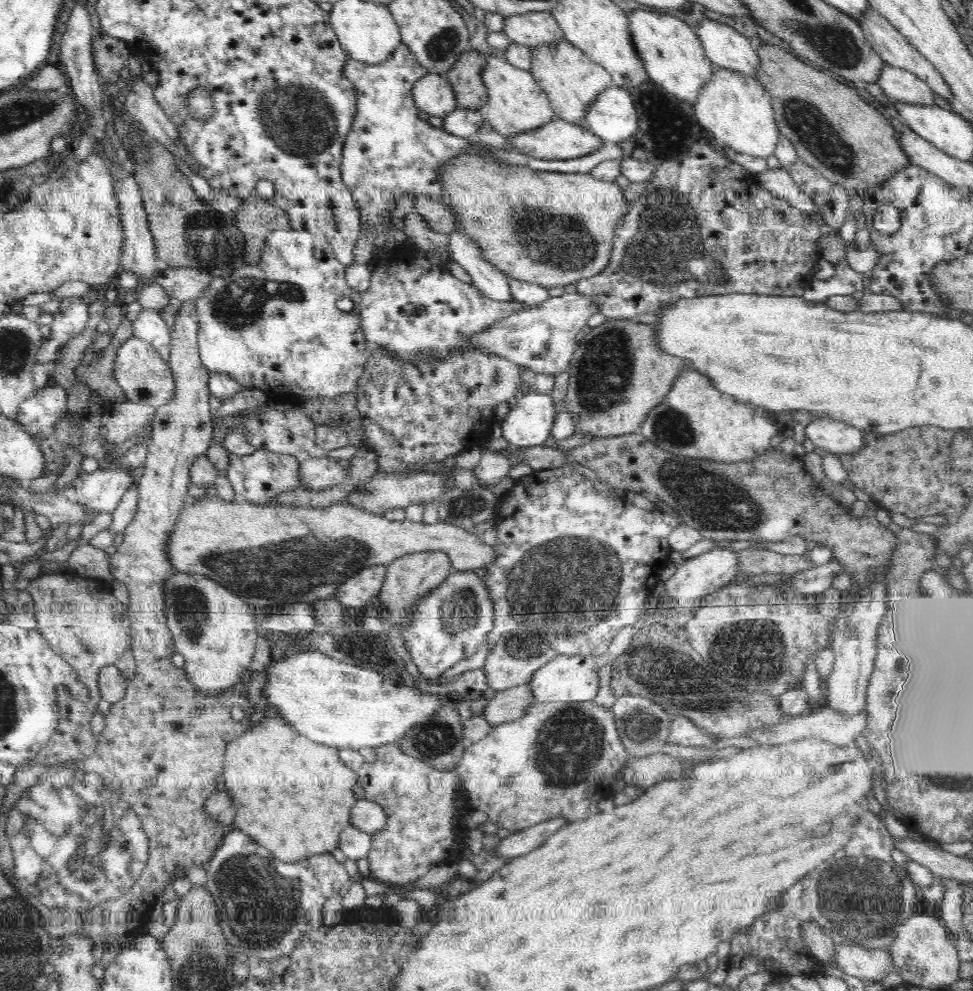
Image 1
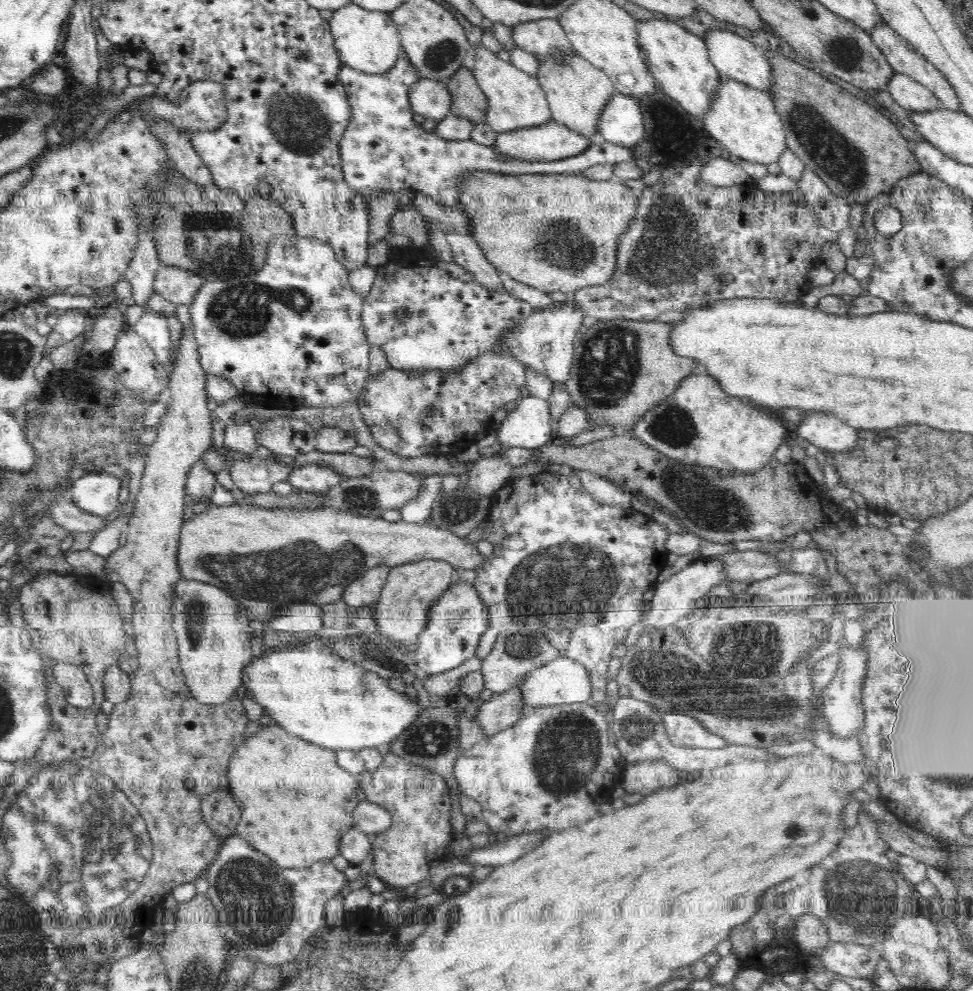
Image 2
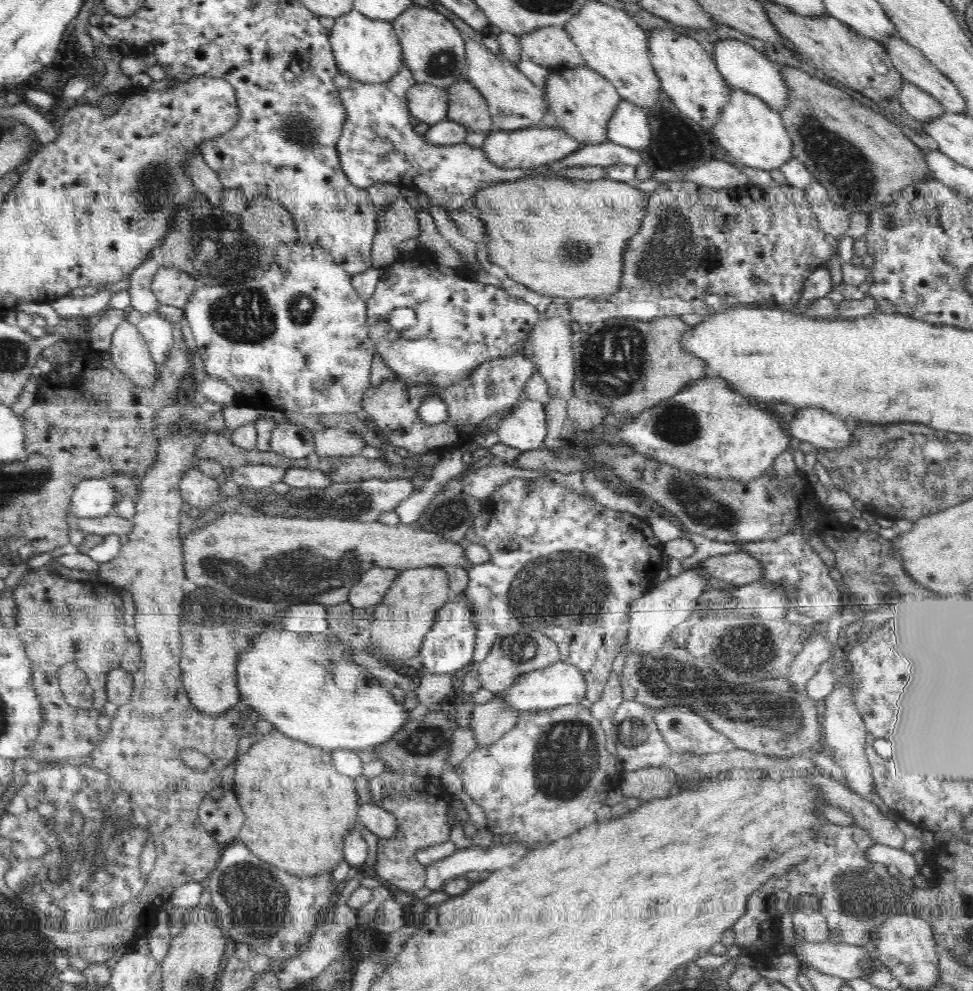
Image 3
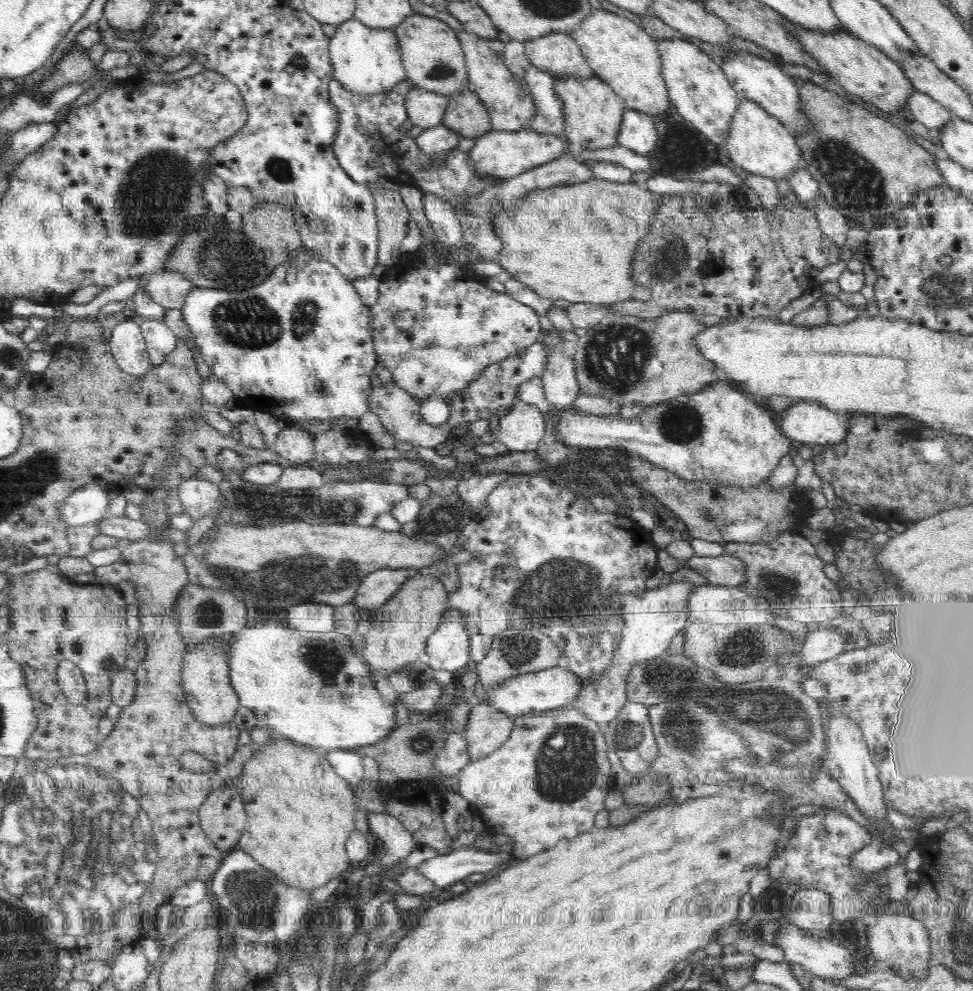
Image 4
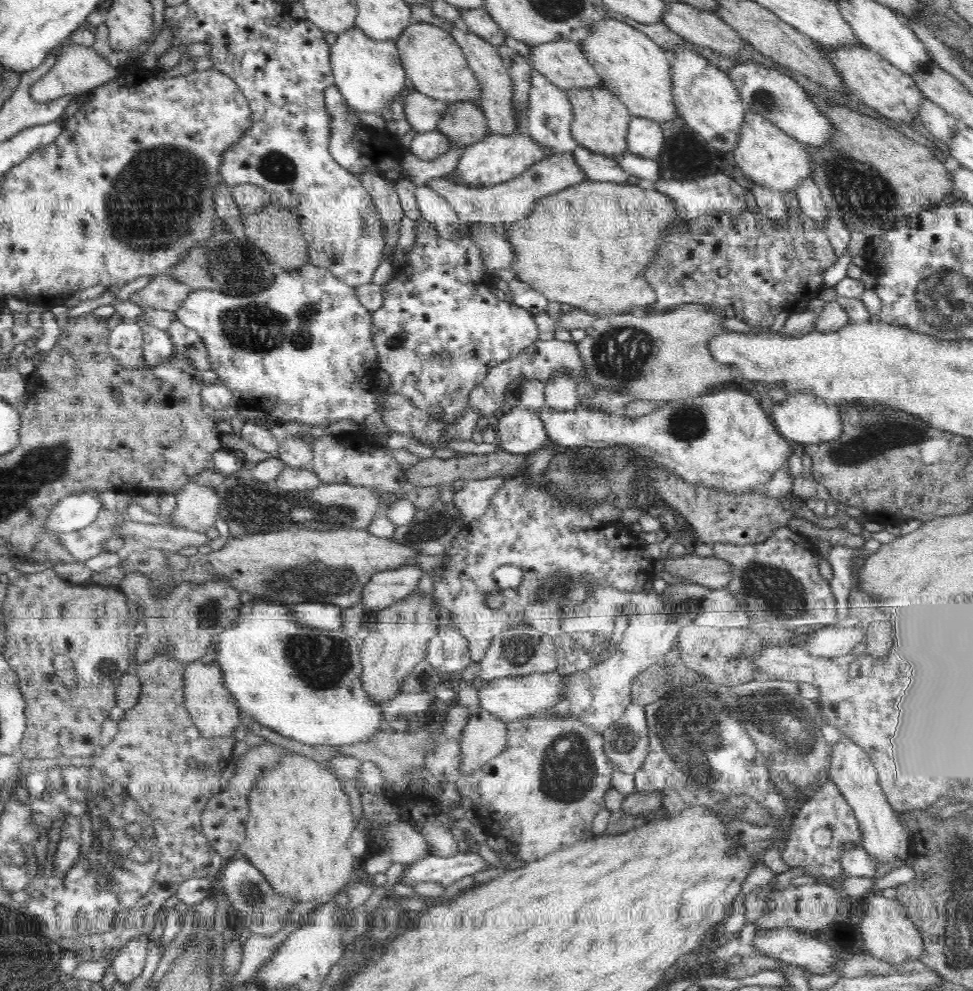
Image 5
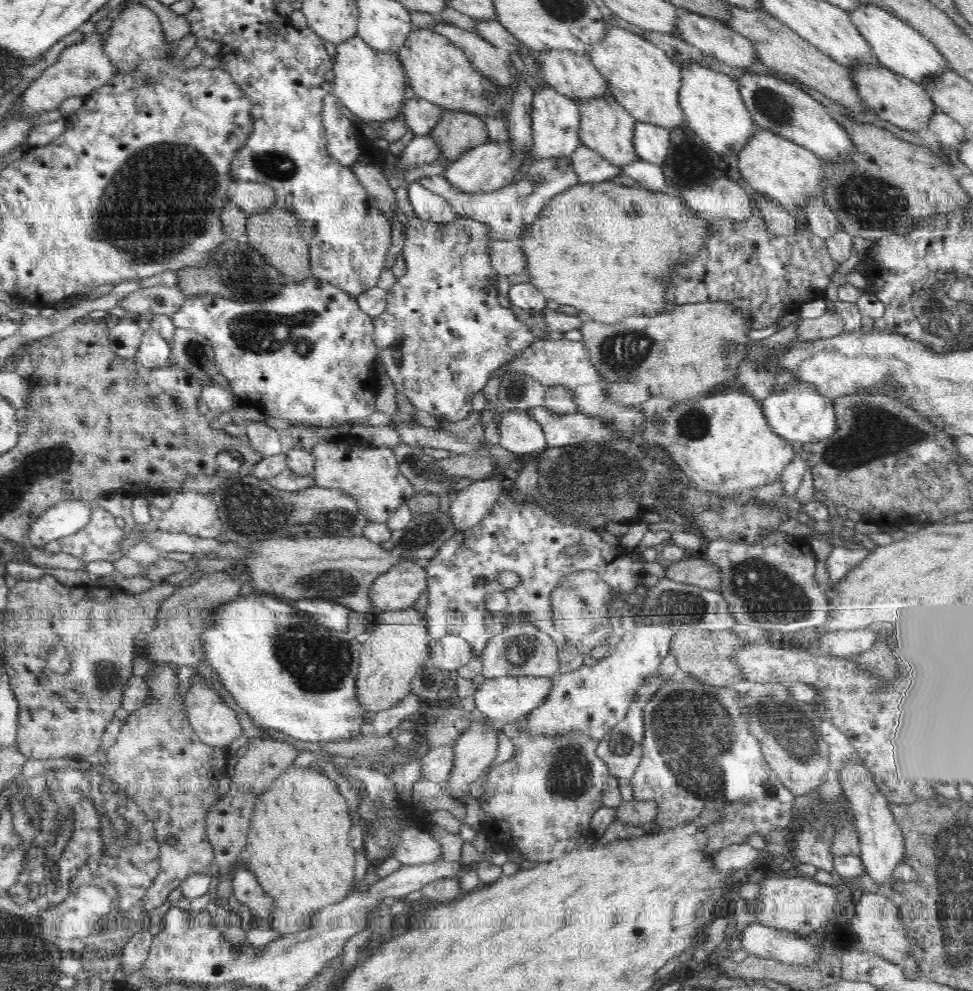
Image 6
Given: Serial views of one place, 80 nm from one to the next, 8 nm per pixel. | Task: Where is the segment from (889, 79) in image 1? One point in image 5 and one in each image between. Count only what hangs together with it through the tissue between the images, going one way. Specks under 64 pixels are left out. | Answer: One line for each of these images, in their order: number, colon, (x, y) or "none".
2: (912, 96)
3: (918, 103)
4: (932, 114)
5: (940, 124)

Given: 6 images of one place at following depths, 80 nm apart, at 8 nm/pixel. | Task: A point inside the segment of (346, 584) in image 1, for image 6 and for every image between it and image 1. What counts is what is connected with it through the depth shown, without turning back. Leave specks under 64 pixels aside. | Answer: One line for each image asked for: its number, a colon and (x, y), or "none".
2: (365, 590)
3: (368, 592)
4: (377, 588)
5: (385, 588)
6: (397, 589)

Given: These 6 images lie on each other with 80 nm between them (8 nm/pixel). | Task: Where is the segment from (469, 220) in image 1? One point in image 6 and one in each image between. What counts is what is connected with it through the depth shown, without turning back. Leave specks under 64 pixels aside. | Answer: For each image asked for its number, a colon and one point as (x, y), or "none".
2: (555, 232)
3: (566, 238)
4: (576, 242)
5: (587, 245)
6: (600, 247)

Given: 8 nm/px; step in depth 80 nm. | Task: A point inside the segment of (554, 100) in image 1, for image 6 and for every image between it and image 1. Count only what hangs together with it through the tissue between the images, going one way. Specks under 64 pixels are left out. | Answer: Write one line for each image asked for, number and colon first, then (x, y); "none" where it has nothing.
2: (576, 91)
3: (583, 101)
4: (593, 113)
5: (600, 124)
6: (606, 127)

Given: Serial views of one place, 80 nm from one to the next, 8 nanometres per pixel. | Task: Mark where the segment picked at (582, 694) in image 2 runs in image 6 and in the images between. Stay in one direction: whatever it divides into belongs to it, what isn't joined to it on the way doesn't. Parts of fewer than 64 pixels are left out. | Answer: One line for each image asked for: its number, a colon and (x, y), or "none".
3: (559, 684)
4: (542, 691)
5: (509, 698)
6: (503, 700)

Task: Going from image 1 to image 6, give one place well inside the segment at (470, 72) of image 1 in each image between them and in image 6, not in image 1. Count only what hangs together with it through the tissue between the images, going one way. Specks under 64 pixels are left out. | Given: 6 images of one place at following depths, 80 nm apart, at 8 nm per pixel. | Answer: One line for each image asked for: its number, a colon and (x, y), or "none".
2: (467, 99)
3: (466, 106)
4: (466, 115)
5: (464, 123)
6: (457, 132)

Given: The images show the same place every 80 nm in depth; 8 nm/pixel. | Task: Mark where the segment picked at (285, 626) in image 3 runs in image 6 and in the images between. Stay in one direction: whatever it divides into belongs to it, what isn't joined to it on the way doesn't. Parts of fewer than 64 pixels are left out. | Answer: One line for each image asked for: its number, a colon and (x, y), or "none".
4: (309, 617)
5: (328, 617)
6: (328, 613)

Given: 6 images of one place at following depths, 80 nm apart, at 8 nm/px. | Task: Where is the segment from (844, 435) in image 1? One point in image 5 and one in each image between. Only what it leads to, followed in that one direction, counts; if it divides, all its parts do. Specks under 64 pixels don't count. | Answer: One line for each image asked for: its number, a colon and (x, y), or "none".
2: (826, 431)
3: (821, 428)
4: (808, 422)
5: (803, 417)

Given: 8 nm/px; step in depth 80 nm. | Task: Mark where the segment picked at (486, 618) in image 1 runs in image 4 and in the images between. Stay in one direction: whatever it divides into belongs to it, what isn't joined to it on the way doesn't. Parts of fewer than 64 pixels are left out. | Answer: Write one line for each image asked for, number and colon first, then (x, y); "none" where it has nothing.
2: (456, 621)
3: (448, 647)
4: (448, 648)

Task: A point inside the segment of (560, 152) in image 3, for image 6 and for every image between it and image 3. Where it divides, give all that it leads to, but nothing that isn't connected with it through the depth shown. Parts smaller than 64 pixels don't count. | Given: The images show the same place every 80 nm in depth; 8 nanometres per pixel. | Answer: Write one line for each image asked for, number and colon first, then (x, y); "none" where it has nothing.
4: (497, 154)
5: (497, 158)
6: (493, 165)

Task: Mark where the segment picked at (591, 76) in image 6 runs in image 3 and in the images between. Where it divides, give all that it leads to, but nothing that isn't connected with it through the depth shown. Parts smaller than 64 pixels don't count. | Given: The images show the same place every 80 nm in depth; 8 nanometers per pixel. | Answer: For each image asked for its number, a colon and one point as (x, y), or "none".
3: (550, 47)
4: (558, 54)
5: (564, 64)

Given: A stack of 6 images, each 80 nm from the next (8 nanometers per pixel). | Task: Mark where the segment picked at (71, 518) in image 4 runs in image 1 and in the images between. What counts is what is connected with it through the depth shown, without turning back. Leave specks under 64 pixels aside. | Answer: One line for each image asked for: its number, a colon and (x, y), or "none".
1: (101, 491)
2: (97, 493)
3: (92, 498)

